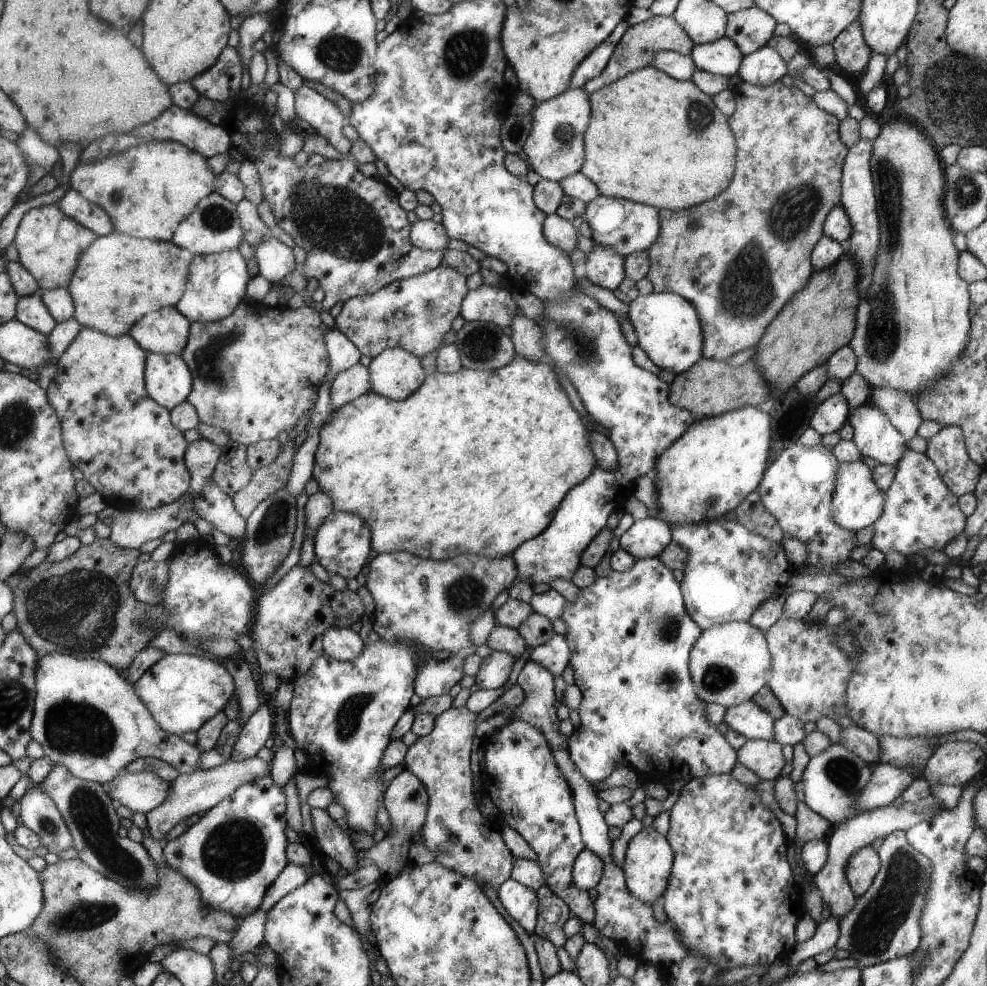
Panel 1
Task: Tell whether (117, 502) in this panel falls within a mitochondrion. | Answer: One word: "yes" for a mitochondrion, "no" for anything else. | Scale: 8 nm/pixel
no

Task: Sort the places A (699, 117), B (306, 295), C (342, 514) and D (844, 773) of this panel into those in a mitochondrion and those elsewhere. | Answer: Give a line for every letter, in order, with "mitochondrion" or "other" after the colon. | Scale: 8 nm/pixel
A: mitochondrion
B: other
C: other
D: mitochondrion

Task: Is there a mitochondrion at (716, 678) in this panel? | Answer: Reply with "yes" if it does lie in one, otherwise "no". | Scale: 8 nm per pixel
yes

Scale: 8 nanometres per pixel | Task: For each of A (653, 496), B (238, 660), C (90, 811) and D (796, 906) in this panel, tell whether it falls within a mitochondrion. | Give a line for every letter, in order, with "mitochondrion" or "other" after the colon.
A: other
B: other
C: mitochondrion
D: other

